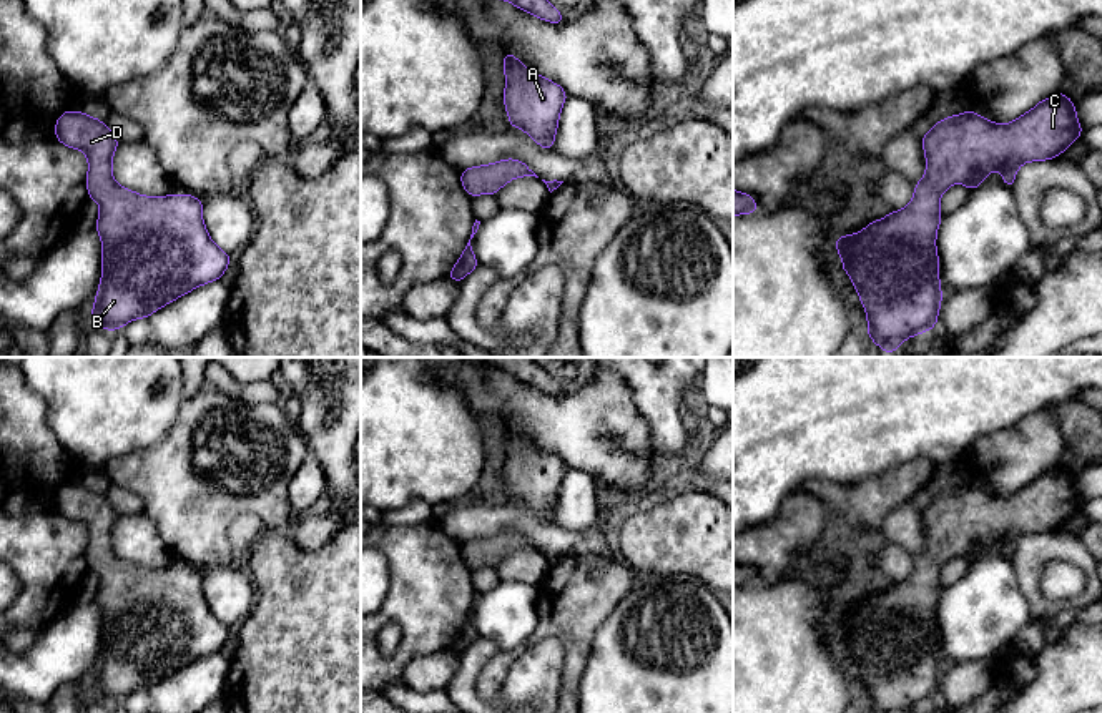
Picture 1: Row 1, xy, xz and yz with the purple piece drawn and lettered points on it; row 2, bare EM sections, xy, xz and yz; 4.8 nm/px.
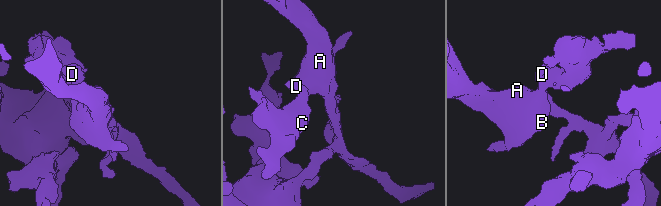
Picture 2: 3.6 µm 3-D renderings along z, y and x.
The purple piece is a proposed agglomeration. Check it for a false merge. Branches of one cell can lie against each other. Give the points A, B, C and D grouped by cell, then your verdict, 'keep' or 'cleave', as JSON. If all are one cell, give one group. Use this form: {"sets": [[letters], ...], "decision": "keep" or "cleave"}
{"sets": [["A", "B", "C", "D"]], "decision": "keep"}

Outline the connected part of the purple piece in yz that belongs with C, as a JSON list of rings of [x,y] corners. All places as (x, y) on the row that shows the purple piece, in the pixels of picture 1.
[[[1059,91],[1007,125],[969,110],[937,121],[921,138],[926,176],[911,203],[858,234],[836,238],[874,344],[893,354],[904,339],[936,327],[942,301],[936,249],[941,194],[956,183],[972,191],[994,170],[1014,188],[1021,165],[1059,156],[1082,133],[1072,100]]]

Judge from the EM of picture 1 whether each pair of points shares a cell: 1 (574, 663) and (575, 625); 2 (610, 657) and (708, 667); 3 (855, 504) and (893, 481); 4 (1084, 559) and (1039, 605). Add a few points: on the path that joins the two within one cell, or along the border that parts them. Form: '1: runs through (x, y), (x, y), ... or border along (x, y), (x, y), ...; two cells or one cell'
1: runs through (575, 653), (575, 635); one cell
2: runs through (635, 663), (650, 672), (683, 675); one cell
3: runs through (865, 504), (883, 491); one cell
4: runs through (1062, 552), (1047, 552), (1033, 567), (1033, 584); one cell

